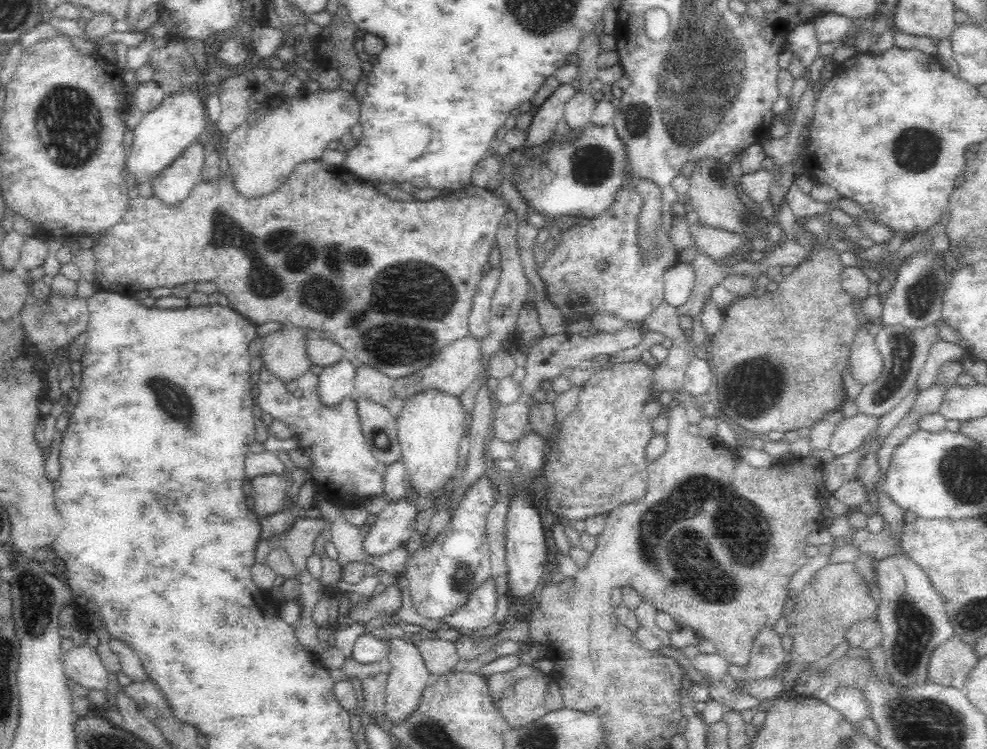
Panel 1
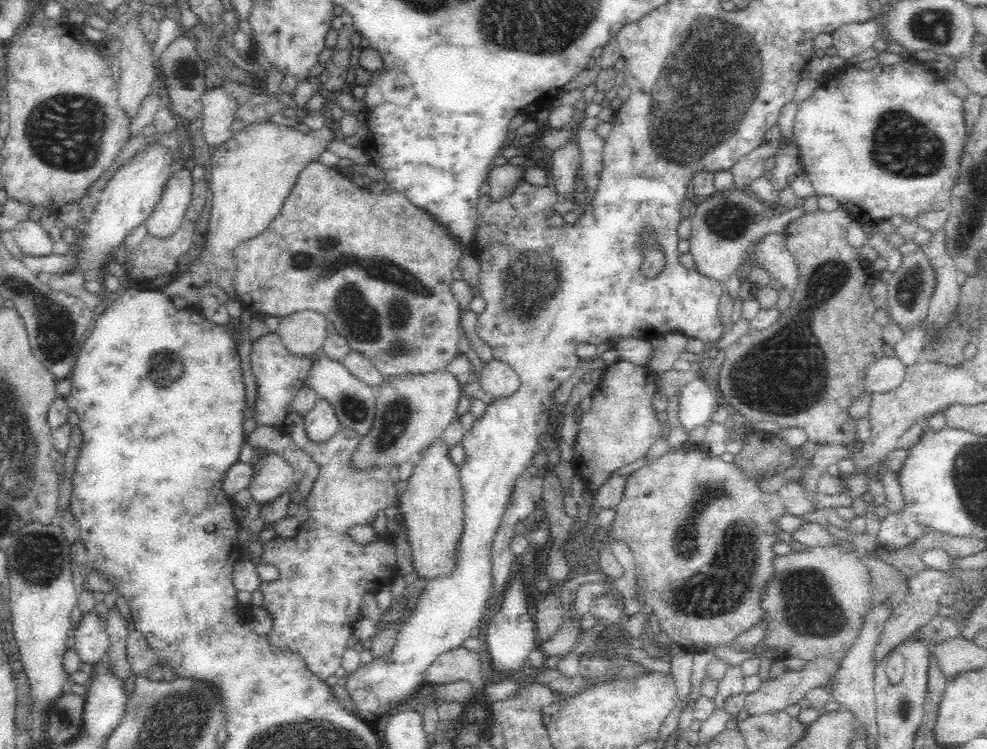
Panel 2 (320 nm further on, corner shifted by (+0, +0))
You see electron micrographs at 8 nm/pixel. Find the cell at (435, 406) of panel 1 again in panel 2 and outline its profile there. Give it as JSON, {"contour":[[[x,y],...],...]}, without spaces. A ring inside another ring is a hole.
{"contour":[[[442,436],[432,439],[424,450],[413,458],[412,474],[407,480],[407,488],[398,495],[397,508],[402,513],[402,530],[407,534],[412,550],[412,564],[418,577],[432,580],[453,568],[453,552],[463,529],[463,492],[460,469],[452,460],[451,448]]]}

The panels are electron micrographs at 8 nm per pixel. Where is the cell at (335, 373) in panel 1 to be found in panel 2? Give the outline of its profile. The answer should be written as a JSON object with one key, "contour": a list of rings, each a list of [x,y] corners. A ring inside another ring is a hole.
{"contour":[[[320,397],[316,404],[303,415],[306,434],[314,441],[330,438],[341,427],[338,415],[327,398]]]}

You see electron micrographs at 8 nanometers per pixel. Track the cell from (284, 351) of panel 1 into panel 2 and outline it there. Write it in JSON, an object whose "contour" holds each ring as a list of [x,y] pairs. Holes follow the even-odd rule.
{"contour":[[[303,310],[287,317],[280,317],[275,333],[280,337],[285,350],[293,357],[311,357],[318,352],[328,332],[327,319],[313,310]]]}

